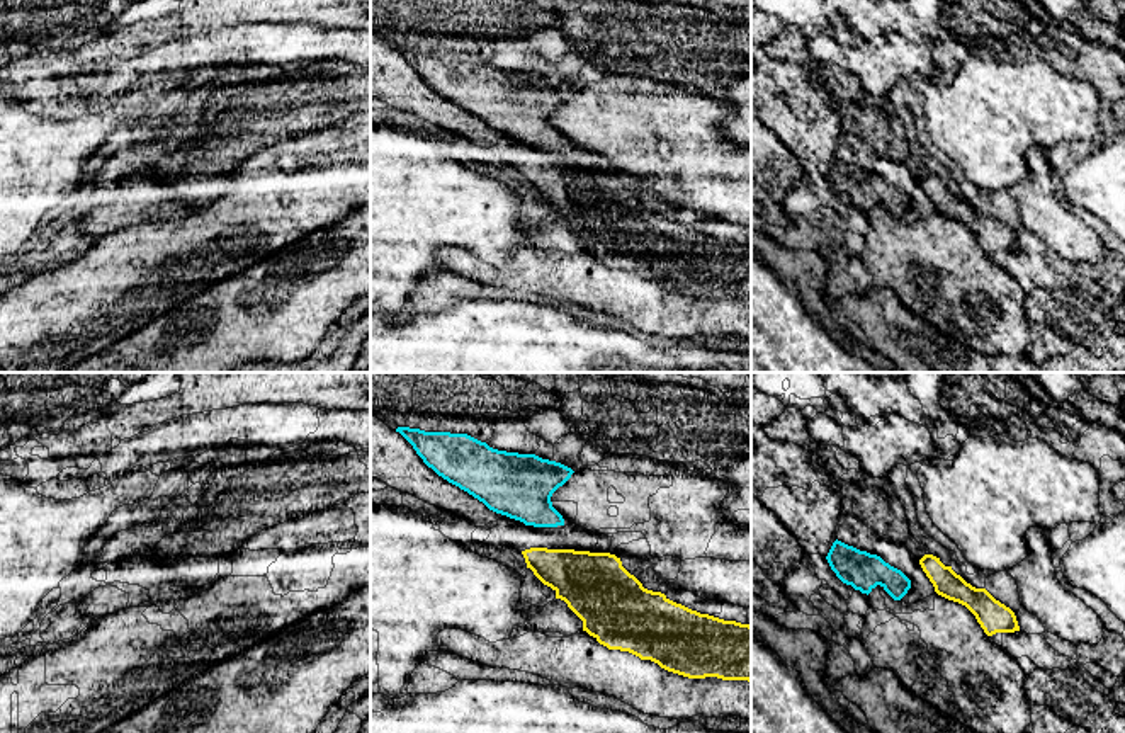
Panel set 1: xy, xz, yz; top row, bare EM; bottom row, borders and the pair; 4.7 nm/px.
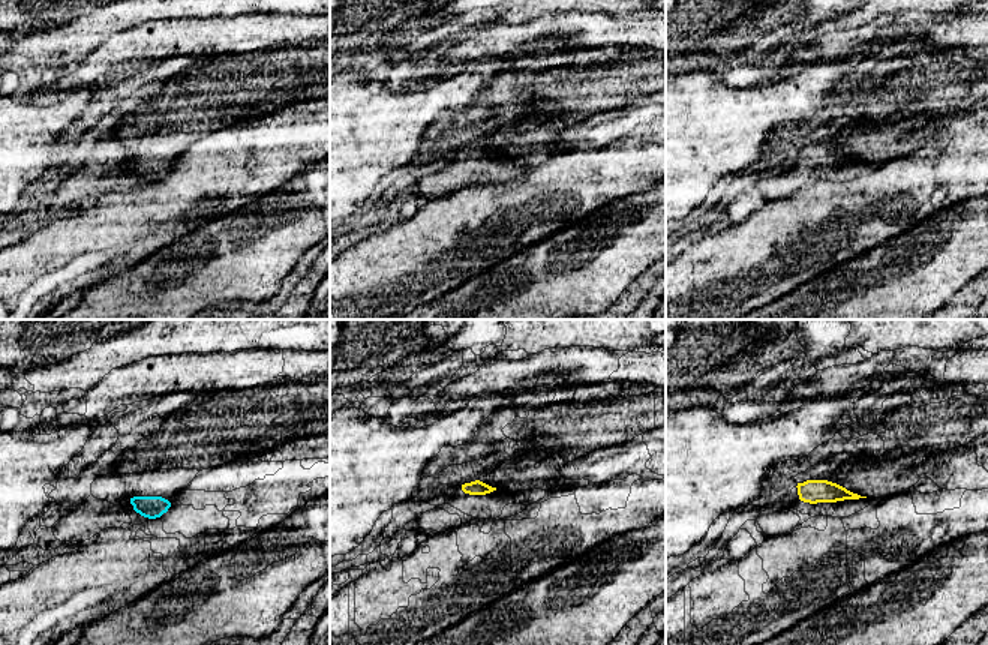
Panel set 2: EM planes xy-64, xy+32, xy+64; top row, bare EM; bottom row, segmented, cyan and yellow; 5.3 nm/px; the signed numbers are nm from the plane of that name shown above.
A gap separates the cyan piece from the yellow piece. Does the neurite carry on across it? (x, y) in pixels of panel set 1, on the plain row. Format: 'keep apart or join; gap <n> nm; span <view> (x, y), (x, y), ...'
keep apart; gap 80 nm; span yz (910, 199), (923, 189)

